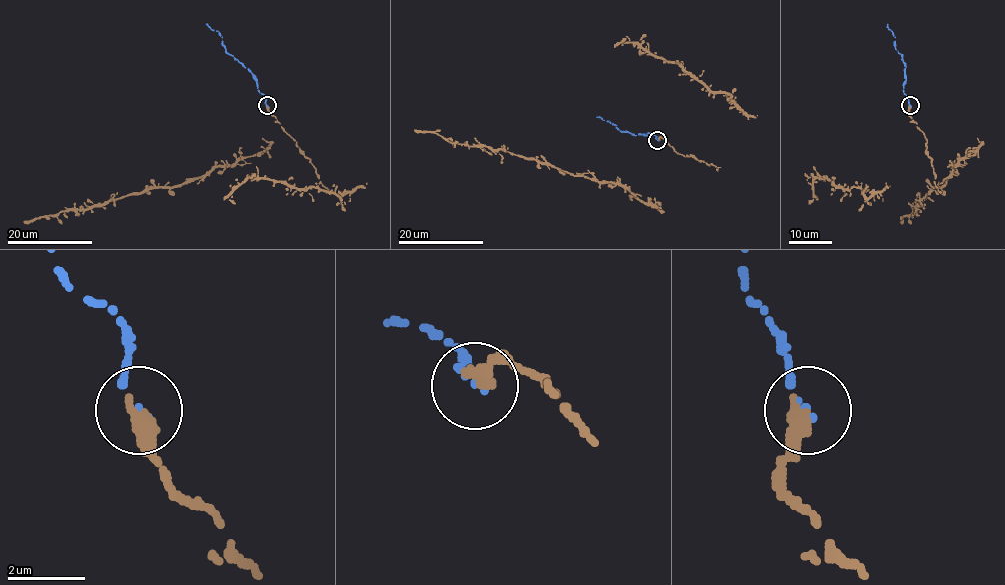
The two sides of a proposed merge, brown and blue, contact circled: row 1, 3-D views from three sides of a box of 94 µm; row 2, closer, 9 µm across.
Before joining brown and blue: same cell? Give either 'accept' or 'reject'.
accept

